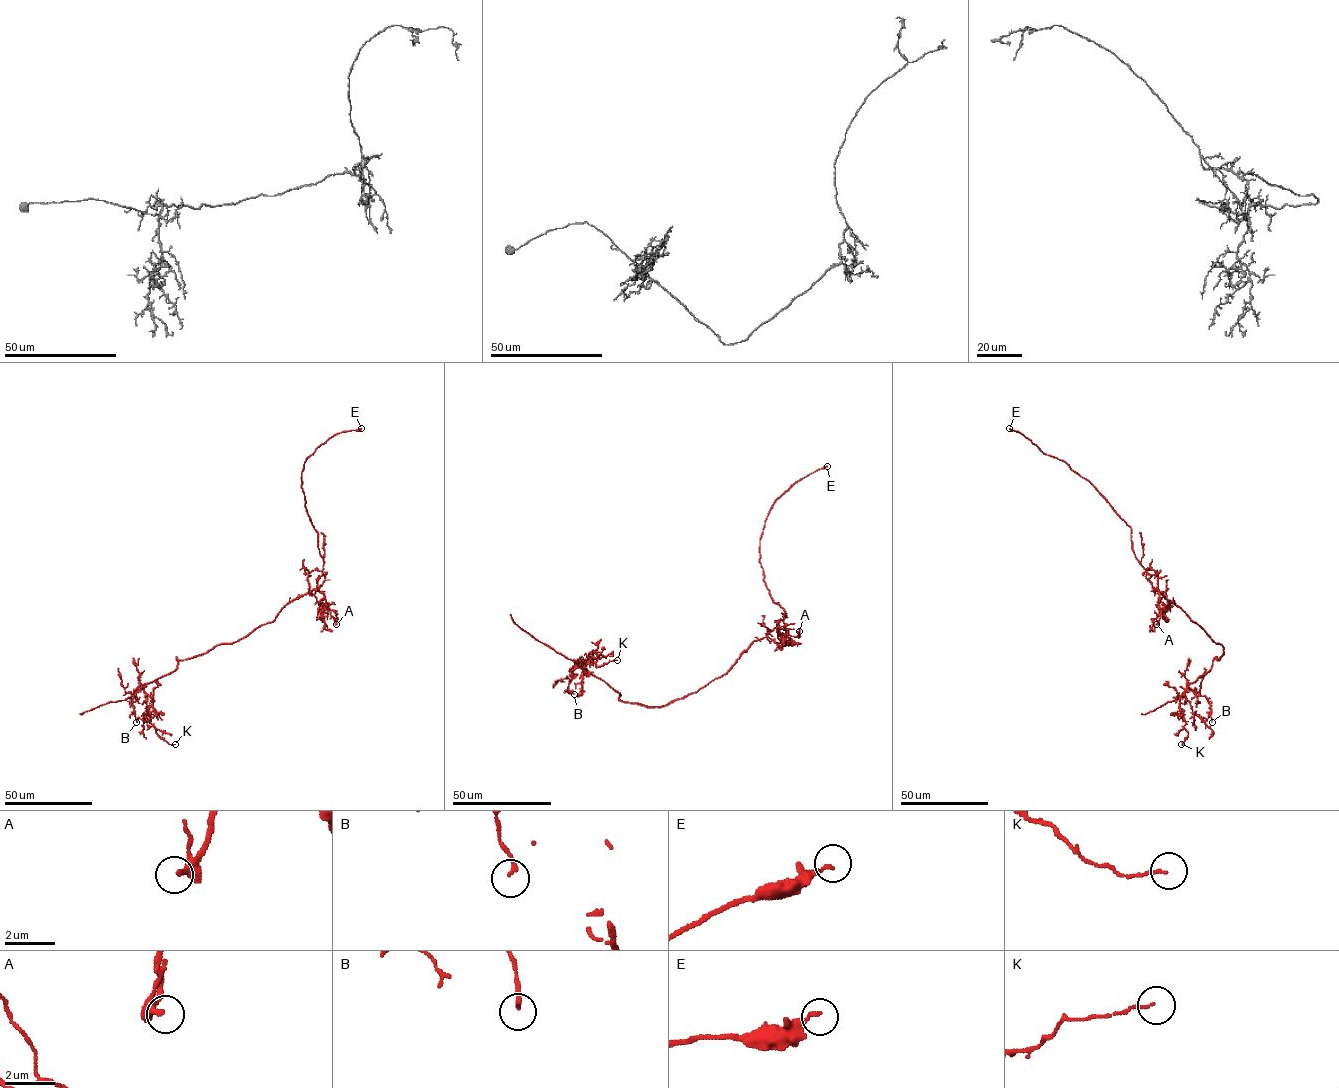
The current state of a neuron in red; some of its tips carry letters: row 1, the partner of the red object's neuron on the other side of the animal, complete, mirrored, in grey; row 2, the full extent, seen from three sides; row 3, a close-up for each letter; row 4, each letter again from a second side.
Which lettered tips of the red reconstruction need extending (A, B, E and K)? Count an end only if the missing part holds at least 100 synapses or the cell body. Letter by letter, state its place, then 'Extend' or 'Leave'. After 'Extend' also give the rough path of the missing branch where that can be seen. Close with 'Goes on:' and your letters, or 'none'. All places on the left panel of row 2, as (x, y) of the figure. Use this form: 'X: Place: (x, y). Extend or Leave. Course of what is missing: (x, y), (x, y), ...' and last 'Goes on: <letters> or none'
A: Place: (336, 624). Leave
B: Place: (136, 722). Leave
E: Place: (361, 428). Leave
K: Place: (175, 744). Leave
Goes on: none

